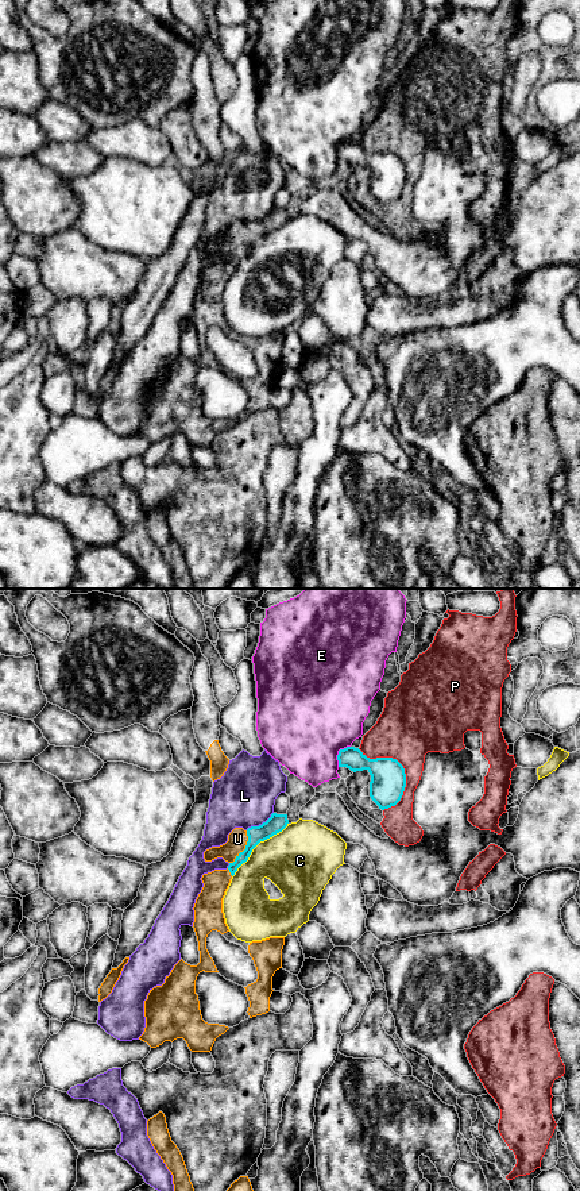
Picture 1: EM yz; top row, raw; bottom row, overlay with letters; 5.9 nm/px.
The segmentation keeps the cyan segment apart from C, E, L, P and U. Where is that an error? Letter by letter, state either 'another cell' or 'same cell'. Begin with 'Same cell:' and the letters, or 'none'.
Same cell: U
C: another cell
E: another cell
L: another cell
P: another cell
U: same cell

